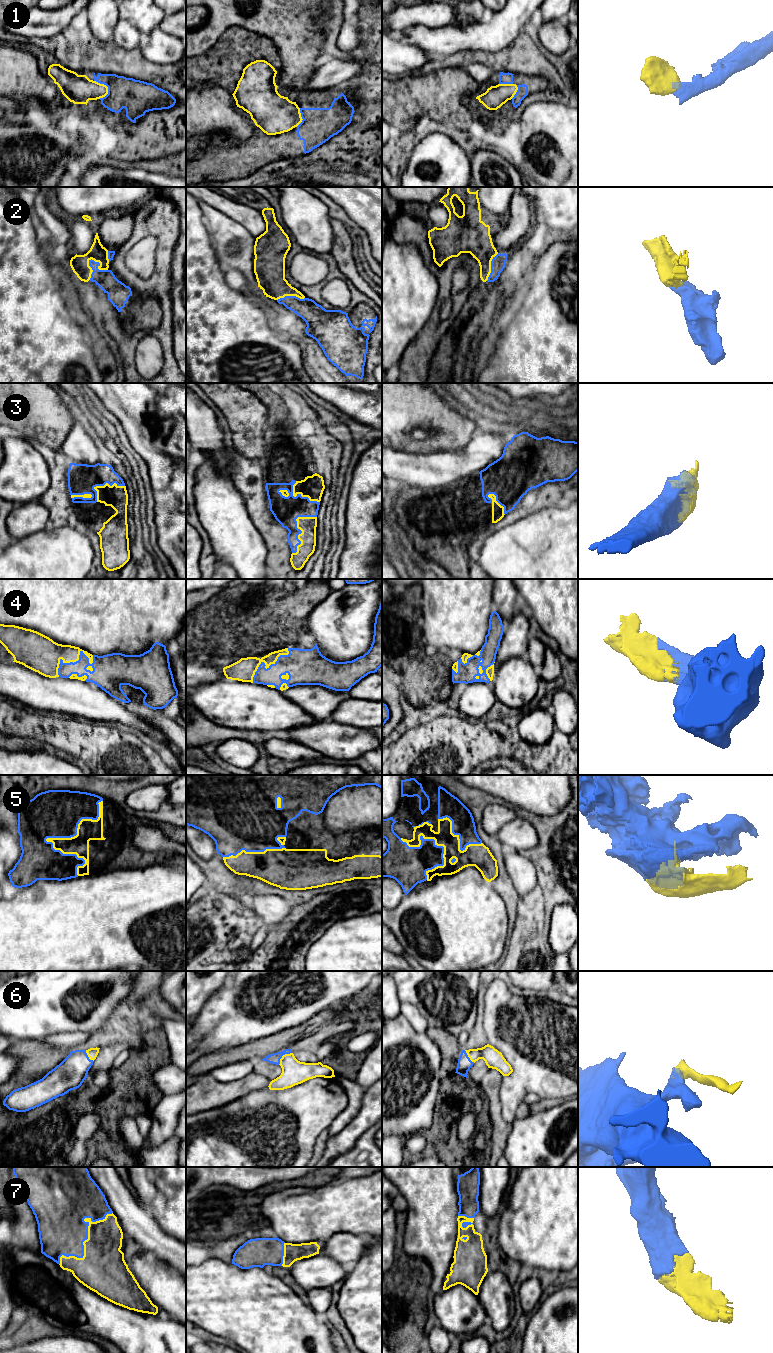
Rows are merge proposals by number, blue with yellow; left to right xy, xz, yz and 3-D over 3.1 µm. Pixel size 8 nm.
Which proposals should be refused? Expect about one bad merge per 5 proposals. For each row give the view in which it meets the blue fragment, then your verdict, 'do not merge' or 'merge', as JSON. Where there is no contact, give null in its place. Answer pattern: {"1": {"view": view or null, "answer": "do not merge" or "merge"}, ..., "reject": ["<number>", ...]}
{"1": {"view": "xy", "answer": "do not merge"}, "2": {"view": "xy", "answer": "merge"}, "3": {"view": "xz", "answer": "merge"}, "4": {"view": "xy", "answer": "merge"}, "5": {"view": "xy", "answer": "merge"}, "6": {"view": "xz", "answer": "merge"}, "7": {"view": "xy", "answer": "merge"}, "reject": ["1"]}

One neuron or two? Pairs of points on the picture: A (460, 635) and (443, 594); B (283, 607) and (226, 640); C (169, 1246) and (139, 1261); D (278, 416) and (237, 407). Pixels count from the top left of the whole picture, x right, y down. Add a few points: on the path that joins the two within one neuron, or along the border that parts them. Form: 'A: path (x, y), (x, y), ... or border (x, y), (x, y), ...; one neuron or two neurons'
A: path (460, 625), (453, 604); one neuron
B: path (269, 607), (259, 607), (240, 626); one neuron
C: border (133, 1240), (153, 1256), (172, 1266); two neurons
D: border (266, 406), (267, 420), (264, 437); two neurons

